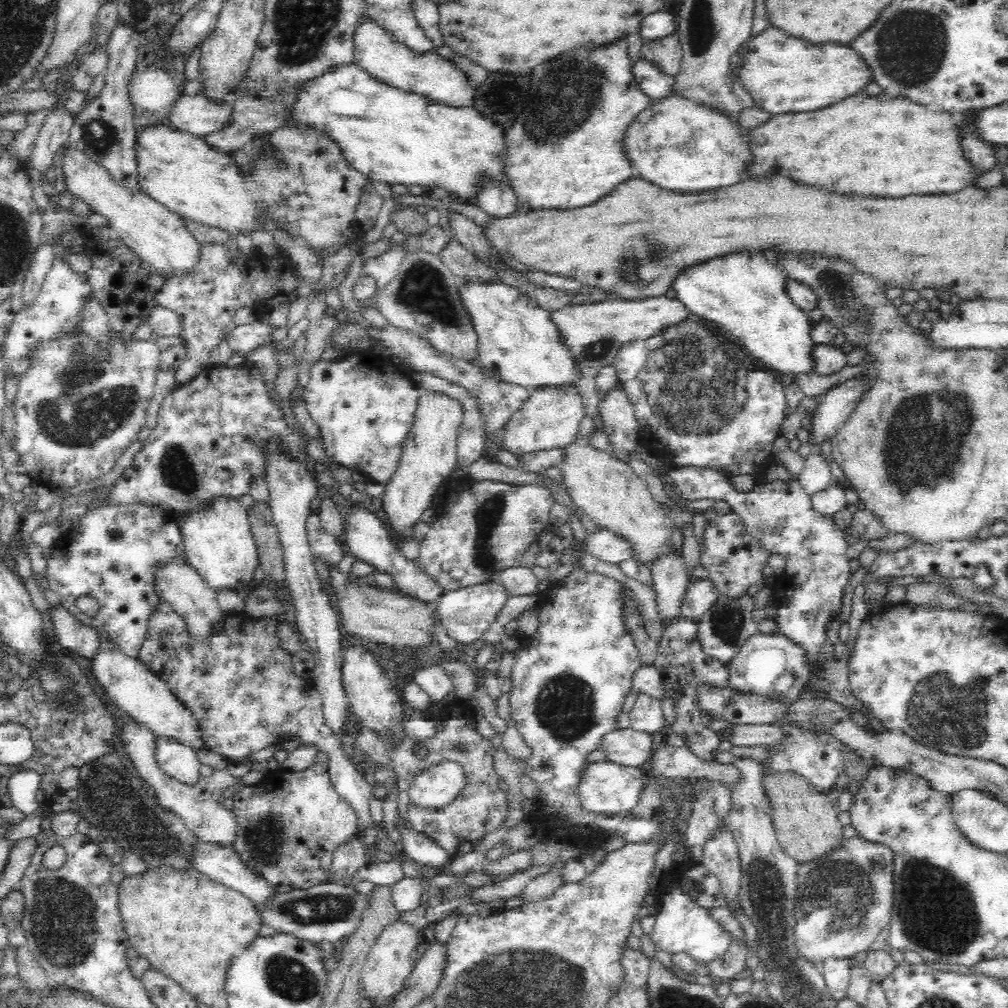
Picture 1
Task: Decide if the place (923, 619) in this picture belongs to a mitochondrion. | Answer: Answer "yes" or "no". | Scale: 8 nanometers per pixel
no

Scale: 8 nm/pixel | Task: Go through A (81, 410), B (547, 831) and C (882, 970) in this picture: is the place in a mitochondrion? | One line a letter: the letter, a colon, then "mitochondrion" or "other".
A: mitochondrion
B: other
C: other

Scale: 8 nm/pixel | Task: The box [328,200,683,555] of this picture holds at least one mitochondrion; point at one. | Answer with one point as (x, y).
(422, 290)

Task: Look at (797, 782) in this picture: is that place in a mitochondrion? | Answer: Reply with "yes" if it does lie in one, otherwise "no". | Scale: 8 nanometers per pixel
no

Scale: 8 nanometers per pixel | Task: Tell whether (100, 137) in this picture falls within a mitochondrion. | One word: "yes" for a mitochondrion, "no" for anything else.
yes

